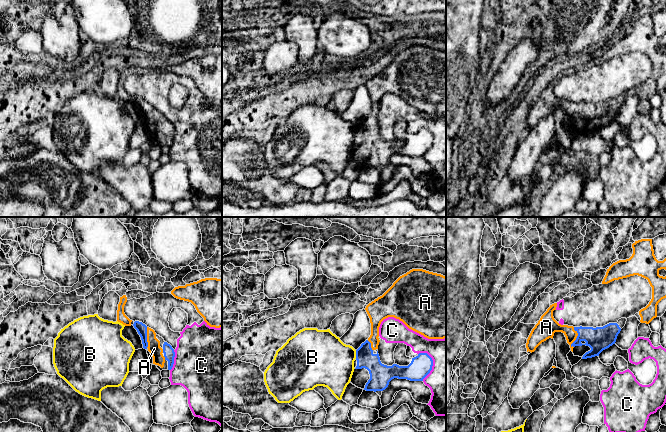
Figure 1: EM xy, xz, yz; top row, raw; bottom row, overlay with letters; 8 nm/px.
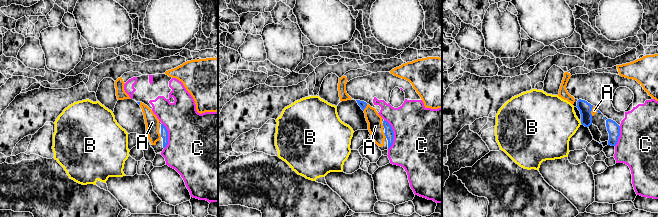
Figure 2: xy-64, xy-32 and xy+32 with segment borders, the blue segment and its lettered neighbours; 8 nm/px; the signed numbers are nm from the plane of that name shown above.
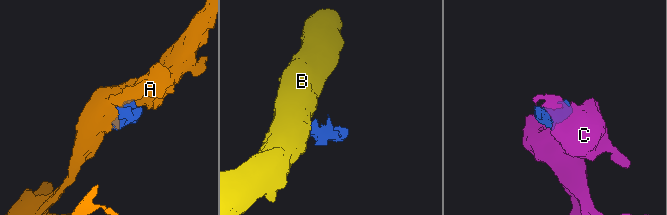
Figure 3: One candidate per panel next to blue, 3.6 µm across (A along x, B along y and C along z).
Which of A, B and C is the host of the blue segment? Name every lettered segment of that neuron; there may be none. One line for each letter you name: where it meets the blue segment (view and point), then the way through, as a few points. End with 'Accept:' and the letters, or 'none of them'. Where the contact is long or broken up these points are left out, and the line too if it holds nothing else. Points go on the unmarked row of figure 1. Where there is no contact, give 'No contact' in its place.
A: Touches blue at yz (577, 113)
Accept: A

